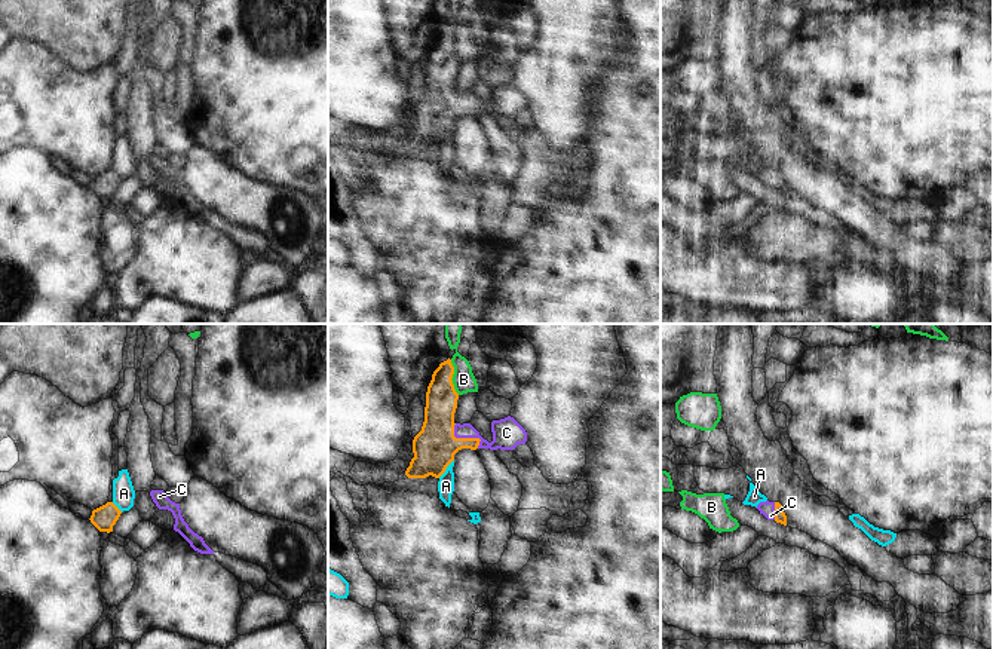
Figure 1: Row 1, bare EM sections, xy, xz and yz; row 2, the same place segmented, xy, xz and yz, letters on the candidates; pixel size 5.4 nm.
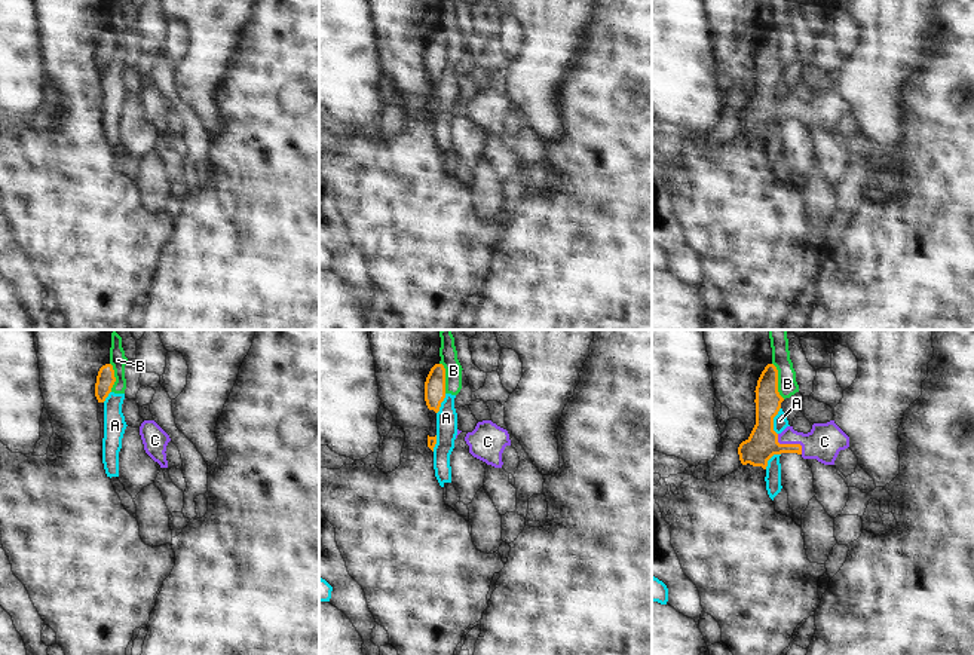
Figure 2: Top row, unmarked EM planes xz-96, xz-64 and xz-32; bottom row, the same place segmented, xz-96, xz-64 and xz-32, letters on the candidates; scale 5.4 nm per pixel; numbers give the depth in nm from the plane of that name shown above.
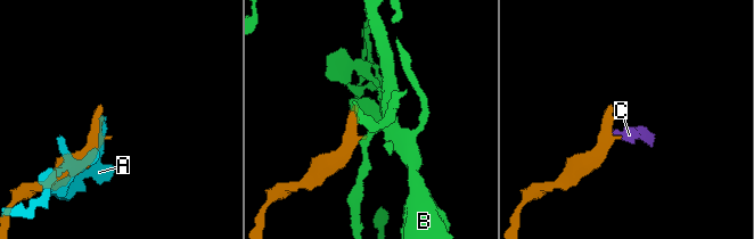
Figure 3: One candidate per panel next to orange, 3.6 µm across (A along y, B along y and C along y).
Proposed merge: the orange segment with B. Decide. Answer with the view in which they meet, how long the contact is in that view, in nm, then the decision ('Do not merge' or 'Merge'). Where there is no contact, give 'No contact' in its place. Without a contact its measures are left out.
Touches orange in xz. Shared border 200 nm. Do not merge

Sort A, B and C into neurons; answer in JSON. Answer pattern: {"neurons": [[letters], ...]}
{"neurons": [["A", "B"], ["C"]]}

